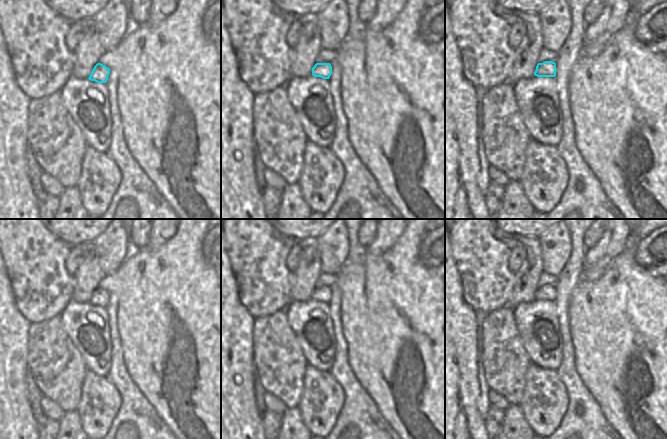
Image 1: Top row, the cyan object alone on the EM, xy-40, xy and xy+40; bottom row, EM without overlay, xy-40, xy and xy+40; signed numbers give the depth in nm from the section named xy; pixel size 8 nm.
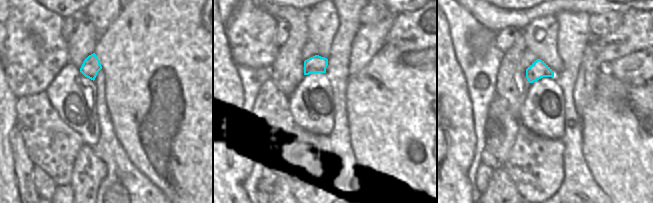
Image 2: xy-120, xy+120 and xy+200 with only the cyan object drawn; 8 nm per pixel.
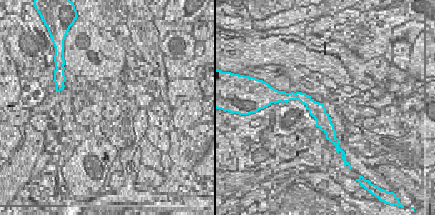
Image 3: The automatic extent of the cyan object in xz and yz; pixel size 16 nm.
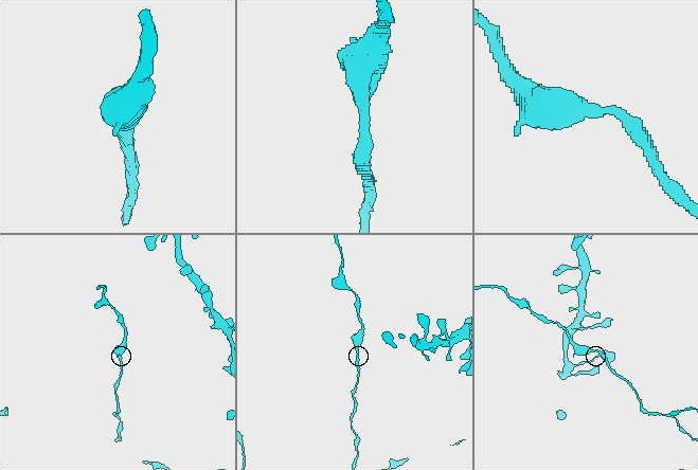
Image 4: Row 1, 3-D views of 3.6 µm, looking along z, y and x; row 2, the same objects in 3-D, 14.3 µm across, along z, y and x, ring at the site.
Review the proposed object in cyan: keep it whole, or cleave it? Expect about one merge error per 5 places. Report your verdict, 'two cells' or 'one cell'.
one cell

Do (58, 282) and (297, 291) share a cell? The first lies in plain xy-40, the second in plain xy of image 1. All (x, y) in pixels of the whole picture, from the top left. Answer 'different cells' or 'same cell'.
different cells

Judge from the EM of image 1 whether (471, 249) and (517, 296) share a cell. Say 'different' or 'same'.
different

